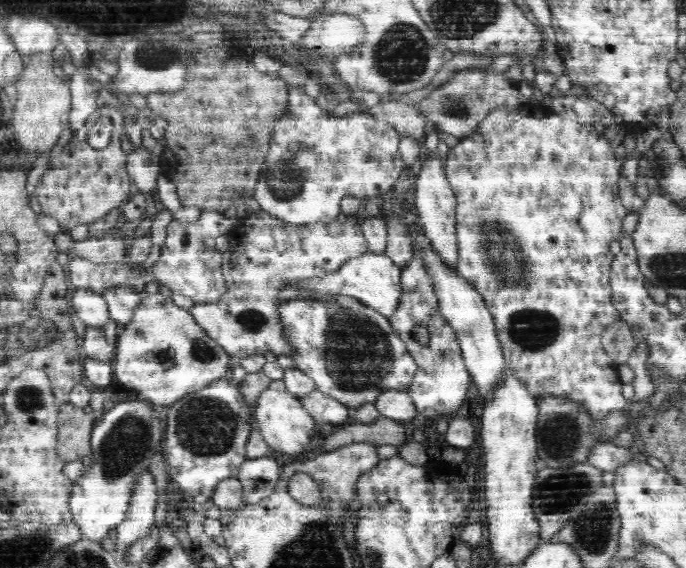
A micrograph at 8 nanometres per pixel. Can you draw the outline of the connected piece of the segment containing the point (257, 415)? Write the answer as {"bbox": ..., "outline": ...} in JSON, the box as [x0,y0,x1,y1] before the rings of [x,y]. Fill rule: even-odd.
{"bbox":[253,388,316,454],"outline":[[[266,388],[260,393],[257,401],[253,404],[254,420],[258,423],[258,430],[264,441],[272,450],[278,450],[280,454],[302,454],[310,448],[310,440],[315,436],[316,420],[306,410],[298,397],[290,392],[275,391]]]}

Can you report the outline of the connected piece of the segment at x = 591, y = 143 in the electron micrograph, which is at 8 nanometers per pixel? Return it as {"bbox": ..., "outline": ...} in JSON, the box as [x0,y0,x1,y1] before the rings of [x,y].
{"bbox":[444,101,632,418],"outline":[[[523,101],[517,107],[501,107],[492,111],[477,126],[470,137],[462,138],[449,149],[444,173],[456,197],[455,223],[457,236],[457,271],[477,288],[489,312],[493,316],[495,329],[500,342],[507,369],[512,369],[535,397],[543,393],[555,397],[570,397],[581,402],[594,418],[602,418],[607,413],[628,408],[632,403],[622,395],[619,374],[601,344],[601,336],[610,324],[619,320],[619,313],[612,302],[612,287],[609,281],[610,269],[615,255],[610,251],[610,242],[619,240],[622,232],[622,219],[628,214],[619,197],[620,174],[623,161],[616,157],[610,142],[599,134],[593,125],[577,123],[556,114],[550,107],[536,106]]]}

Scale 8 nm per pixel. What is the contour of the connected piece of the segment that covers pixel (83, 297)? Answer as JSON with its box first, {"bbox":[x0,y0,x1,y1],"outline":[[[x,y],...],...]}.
{"bbox":[71,288,111,328],"outline":[[[77,288],[71,296],[71,302],[76,315],[87,327],[103,328],[111,320],[103,294]]]}

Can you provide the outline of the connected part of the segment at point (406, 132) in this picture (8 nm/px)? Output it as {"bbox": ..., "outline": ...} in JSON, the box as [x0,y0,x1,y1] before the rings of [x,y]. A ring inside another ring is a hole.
{"bbox":[377,102,427,140],"outline":[[[402,102],[380,103],[380,112],[377,112],[382,120],[388,121],[400,136],[412,136],[418,140],[426,139],[424,126],[427,120],[418,111],[418,106],[408,106]]]}

